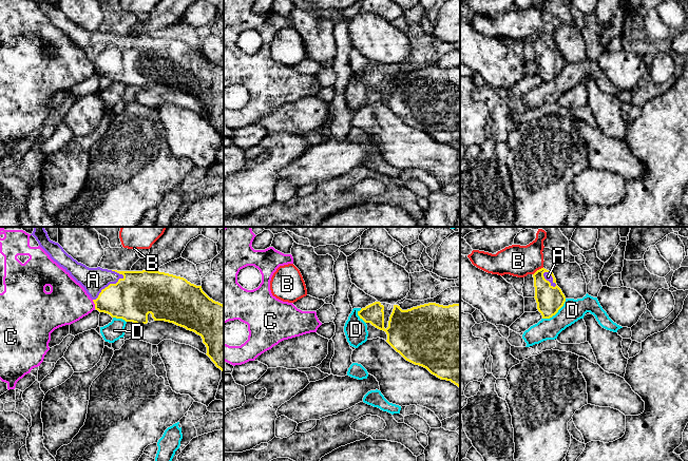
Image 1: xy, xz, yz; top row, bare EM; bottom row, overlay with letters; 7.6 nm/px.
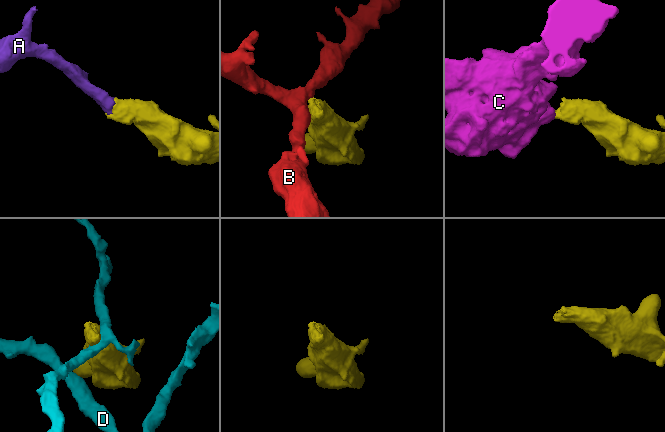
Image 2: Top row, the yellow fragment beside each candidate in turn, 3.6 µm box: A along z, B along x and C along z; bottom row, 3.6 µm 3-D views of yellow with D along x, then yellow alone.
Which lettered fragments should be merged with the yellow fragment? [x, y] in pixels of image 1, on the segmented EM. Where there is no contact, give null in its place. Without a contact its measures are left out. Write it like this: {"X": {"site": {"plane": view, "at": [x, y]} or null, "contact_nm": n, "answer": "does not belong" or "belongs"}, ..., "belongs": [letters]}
{"A": {"site": {"plane": "xy", "at": [108, 286]}, "contact_nm": 300, "answer": "belongs"}, "B": {"site": {"plane": "yz", "at": [537, 270]}, "contact_nm": 100, "answer": "does not belong"}, "C": {"site": {"plane": "xy", "at": [94, 303]}, "contact_nm": 80, "answer": "does not belong"}, "D": {"site": {"plane": "yz", "at": [556, 312]}, "contact_nm": 240, "answer": "does not belong"}, "belongs": ["A"]}

